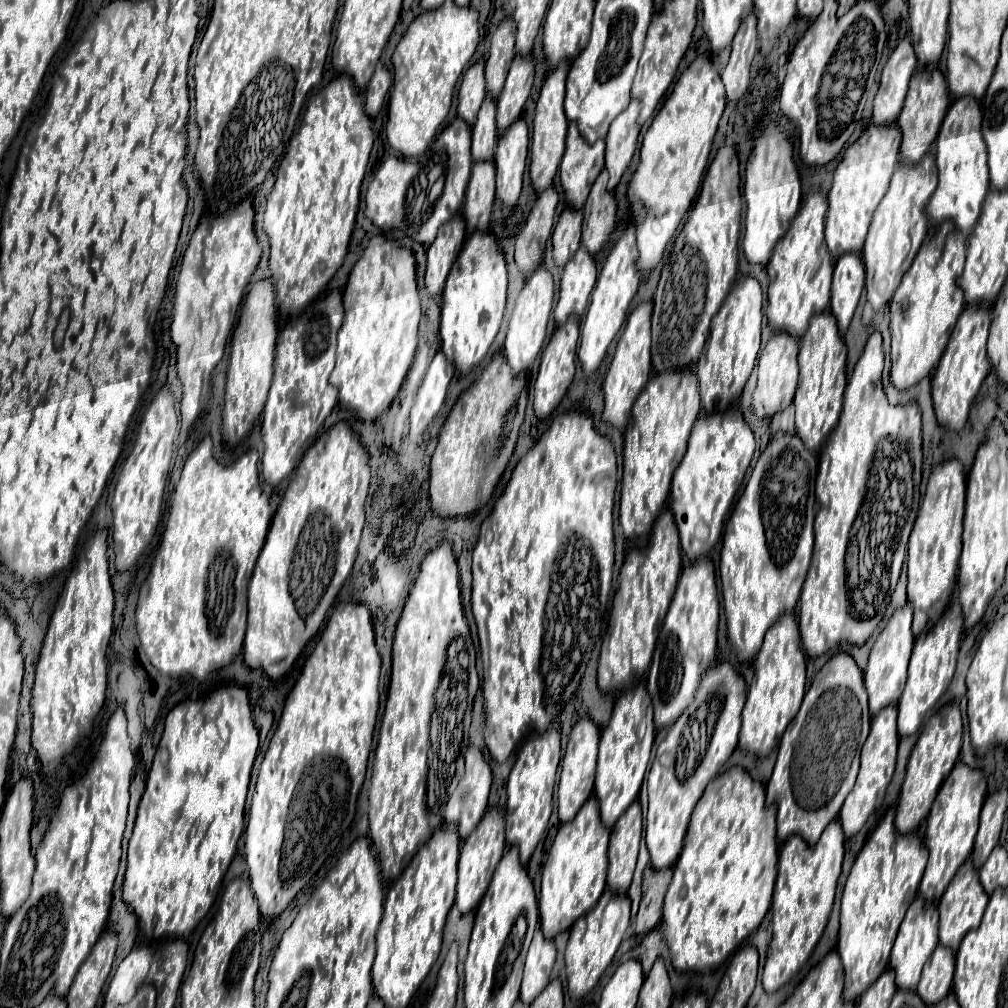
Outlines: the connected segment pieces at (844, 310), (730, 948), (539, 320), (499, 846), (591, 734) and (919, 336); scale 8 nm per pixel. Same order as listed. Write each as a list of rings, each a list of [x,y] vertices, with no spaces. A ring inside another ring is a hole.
[[[845,253],[839,257],[833,273],[831,287],[831,311],[839,321],[839,333],[845,335],[861,291],[865,287],[865,265],[859,253]]]
[[[731,767],[715,777],[691,815],[685,845],[675,863],[675,873],[664,897],[661,929],[679,971],[715,969],[751,935],[771,907],[777,877],[776,814],[766,809],[765,785],[754,780],[743,767]]]
[[[541,265],[527,279],[523,291],[519,293],[515,311],[513,311],[511,321],[509,321],[503,353],[505,353],[505,359],[511,365],[513,373],[525,373],[531,367],[531,363],[537,359],[539,351],[543,349],[545,335],[547,335],[547,321],[549,321],[549,315],[551,315],[551,309],[553,309],[553,295],[555,295],[553,275]]]
[[[491,809],[485,813],[485,817],[477,825],[475,833],[471,833],[471,837],[467,837],[467,841],[461,847],[459,883],[457,883],[457,901],[455,901],[461,915],[477,909],[477,905],[481,903],[481,899],[491,883],[493,871],[495,871],[499,859],[503,857],[503,851],[505,851],[505,819],[499,809]]]
[[[581,719],[567,743],[565,757],[561,761],[561,781],[559,781],[559,819],[561,823],[573,821],[581,805],[591,797],[593,793],[593,781],[595,781],[595,763],[597,763],[597,747],[599,747],[599,735],[601,729],[591,721],[591,719]]]
[[[941,229],[931,241],[923,243],[919,257],[915,257],[911,269],[905,273],[895,297],[891,301],[891,383],[905,391],[917,385],[923,377],[931,375],[937,367],[957,317],[963,311],[963,289],[957,285],[957,277],[965,265],[965,237],[959,231]]]

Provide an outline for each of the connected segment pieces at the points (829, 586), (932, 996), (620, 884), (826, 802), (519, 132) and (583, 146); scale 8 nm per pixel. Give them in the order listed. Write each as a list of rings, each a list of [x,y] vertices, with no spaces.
[[[875,331],[867,345],[863,355],[859,357],[853,377],[847,383],[845,389],[845,401],[843,401],[843,413],[839,419],[839,425],[833,429],[831,437],[825,443],[819,464],[819,471],[815,485],[815,495],[817,503],[819,503],[819,511],[815,517],[815,549],[813,549],[813,559],[811,559],[811,567],[801,591],[801,611],[799,611],[799,631],[801,631],[801,647],[809,657],[819,657],[825,651],[829,651],[838,643],[848,642],[855,645],[863,645],[871,633],[874,633],[881,621],[881,617],[877,615],[873,621],[863,621],[854,619],[849,615],[849,601],[847,601],[847,587],[845,587],[845,553],[847,553],[847,543],[849,543],[849,531],[853,527],[853,521],[857,517],[857,511],[863,503],[865,491],[867,491],[867,479],[869,469],[865,469],[865,465],[861,463],[869,463],[871,467],[871,457],[875,457],[875,449],[877,443],[888,436],[903,435],[903,425],[909,419],[907,413],[911,413],[911,409],[907,409],[907,404],[889,405],[883,387],[881,387],[881,371],[883,371],[883,349],[881,349],[881,333]]]
[[[939,945],[931,955],[931,959],[927,961],[917,987],[917,993],[923,997],[925,1005],[935,1005],[949,993],[953,973],[955,973],[955,953]]]
[[[635,801],[615,823],[609,841],[607,887],[617,895],[627,895],[633,879],[639,843],[641,843],[641,805]]]
[[[839,653],[829,659],[813,679],[805,693],[803,705],[795,719],[789,723],[781,737],[775,771],[767,785],[767,805],[777,807],[777,839],[783,843],[787,835],[801,835],[809,845],[815,845],[823,829],[837,819],[839,809],[853,789],[860,767],[859,747],[866,741],[872,716],[868,707],[868,694],[864,687],[863,672],[855,665],[853,657]]]
[[[523,119],[515,121],[503,137],[499,137],[495,165],[497,165],[497,199],[505,205],[515,205],[521,187],[523,187],[523,173],[527,165],[527,151],[529,151],[529,129]]]
[[[571,121],[567,133],[567,149],[559,167],[559,177],[567,201],[573,209],[583,209],[591,185],[595,183],[603,165],[605,165],[605,141],[589,145],[581,137],[577,125]]]

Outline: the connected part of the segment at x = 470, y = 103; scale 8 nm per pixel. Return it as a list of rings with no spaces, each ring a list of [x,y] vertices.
[[[477,61],[475,65],[471,65],[461,81],[459,87],[459,107],[457,113],[459,117],[463,117],[463,121],[467,121],[467,125],[475,123],[475,117],[479,113],[479,107],[487,95],[485,91],[485,61]]]

